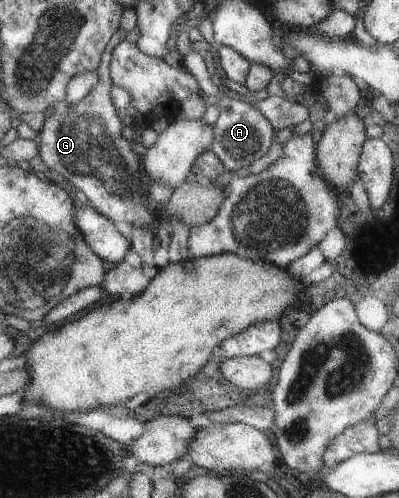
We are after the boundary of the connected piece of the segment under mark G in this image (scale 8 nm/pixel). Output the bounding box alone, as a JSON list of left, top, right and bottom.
[37,28,156,226]

